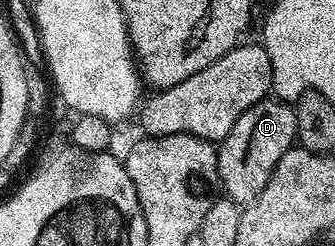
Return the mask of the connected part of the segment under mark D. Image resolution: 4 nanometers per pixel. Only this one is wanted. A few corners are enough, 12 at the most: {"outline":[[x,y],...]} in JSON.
{"outline":[[253,104],[218,143],[219,186],[246,204],[296,145],[295,111]]}

